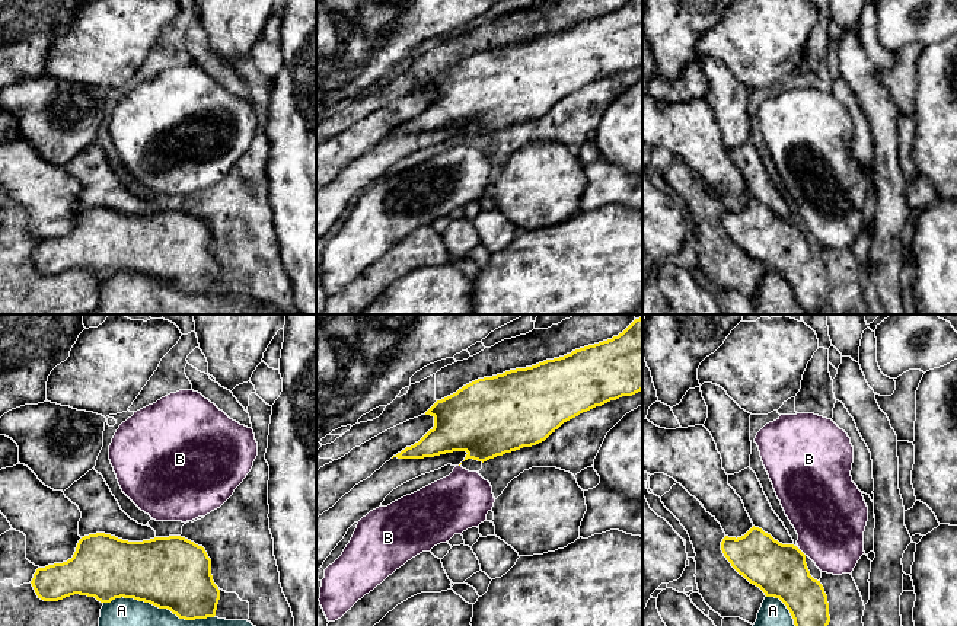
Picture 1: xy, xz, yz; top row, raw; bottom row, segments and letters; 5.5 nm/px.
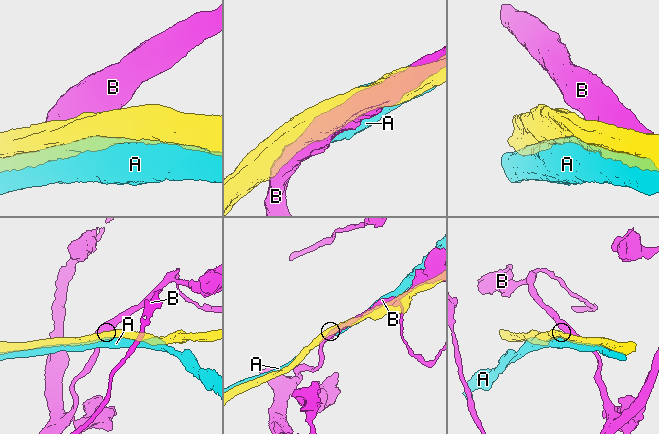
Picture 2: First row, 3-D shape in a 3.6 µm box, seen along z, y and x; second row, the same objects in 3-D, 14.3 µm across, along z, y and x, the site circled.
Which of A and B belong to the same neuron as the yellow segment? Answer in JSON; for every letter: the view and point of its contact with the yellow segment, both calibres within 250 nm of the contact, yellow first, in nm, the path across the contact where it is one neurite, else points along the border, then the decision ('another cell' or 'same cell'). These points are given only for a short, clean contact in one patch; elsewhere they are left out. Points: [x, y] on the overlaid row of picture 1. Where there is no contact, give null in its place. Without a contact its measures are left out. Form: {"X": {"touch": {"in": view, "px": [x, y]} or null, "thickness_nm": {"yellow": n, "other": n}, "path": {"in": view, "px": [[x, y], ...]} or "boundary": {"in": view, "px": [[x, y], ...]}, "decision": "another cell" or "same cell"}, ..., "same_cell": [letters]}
{"A": {"touch": {"in": "xy", "px": [159, 607]}, "thickness_nm": {"yellow": 400, "other": 160}, "decision": "another cell"}, "B": {"touch": {"in": "yz", "px": [801, 552]}, "thickness_nm": {"yellow": 300, "other": 400}, "boundary": {"in": "yz", "px": [[798, 549], [806, 555]]}, "decision": "another cell"}, "same_cell": []}

